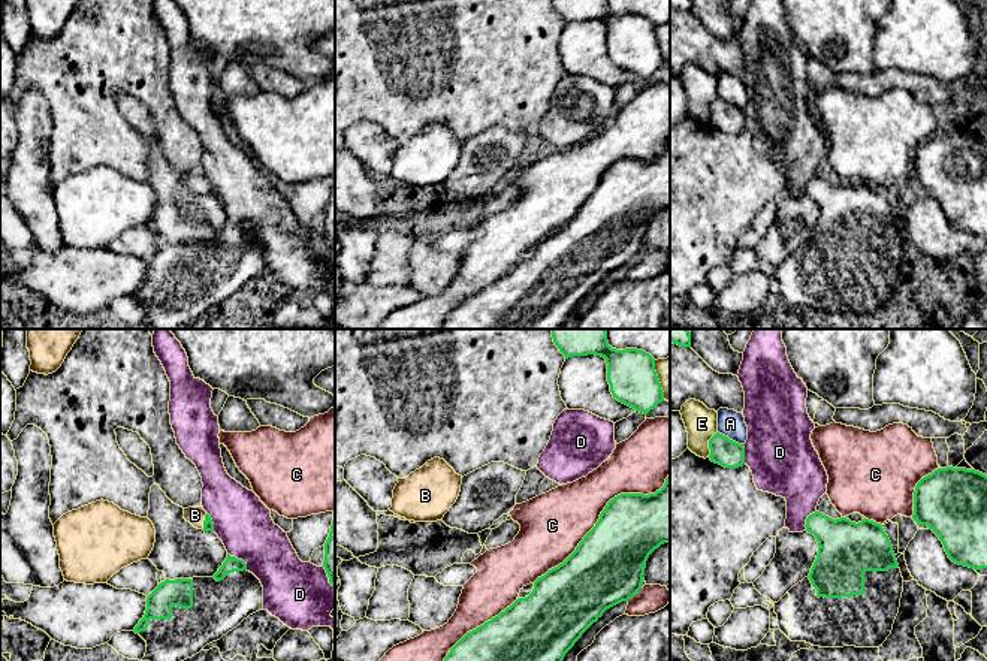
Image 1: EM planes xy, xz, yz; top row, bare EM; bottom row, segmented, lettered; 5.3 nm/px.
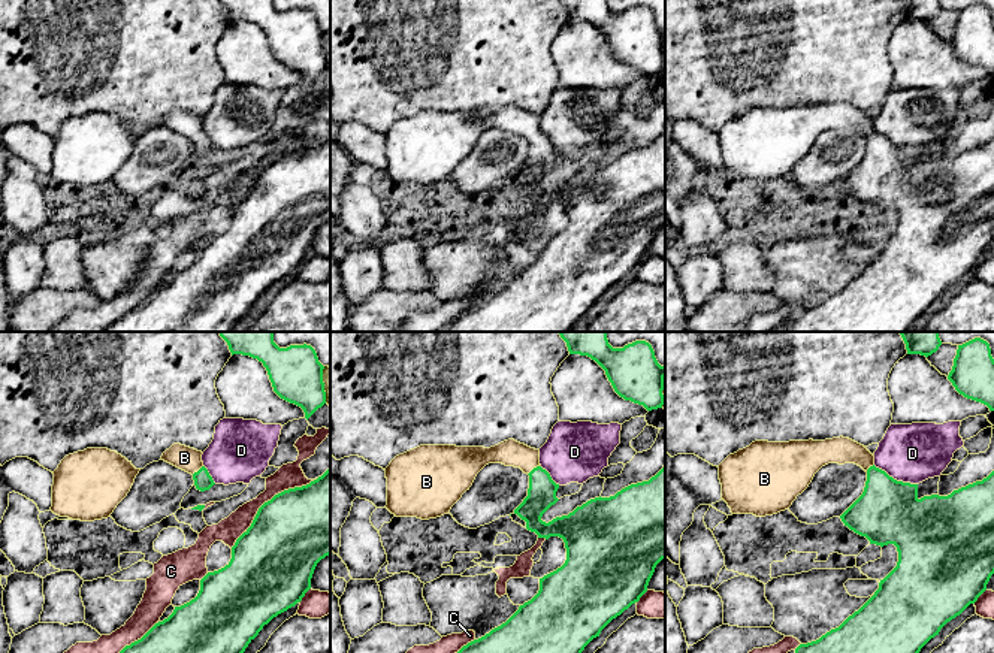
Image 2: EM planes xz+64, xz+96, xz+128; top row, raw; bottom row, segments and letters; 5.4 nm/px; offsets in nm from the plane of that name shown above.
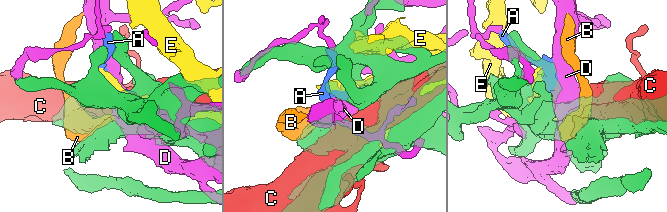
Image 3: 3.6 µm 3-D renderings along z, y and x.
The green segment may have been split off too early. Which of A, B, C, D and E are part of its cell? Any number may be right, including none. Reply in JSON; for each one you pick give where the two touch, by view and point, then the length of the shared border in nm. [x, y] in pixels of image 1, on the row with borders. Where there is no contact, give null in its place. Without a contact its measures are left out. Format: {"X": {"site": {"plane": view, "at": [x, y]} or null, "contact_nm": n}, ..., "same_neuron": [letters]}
{"B": {"site": {"plane": "xy", "at": [204, 521]}, "contact_nm": 90}, "same_neuron": ["B"]}

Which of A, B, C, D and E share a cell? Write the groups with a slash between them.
A / B / C / D / E

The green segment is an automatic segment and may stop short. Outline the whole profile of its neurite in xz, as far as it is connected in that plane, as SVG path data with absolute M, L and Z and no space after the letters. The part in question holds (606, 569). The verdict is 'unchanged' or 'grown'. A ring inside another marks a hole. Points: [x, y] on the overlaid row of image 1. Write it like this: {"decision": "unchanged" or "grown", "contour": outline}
{"decision": "unchanged", "contour": "M670 474L655 494L621 494L610 499L595 526L562 564L538 577L528 597L517 598L498 616L467 633L444 661L562 661L582 634L607 609L639 594L645 580L646 561L664 543L670 543Z"}

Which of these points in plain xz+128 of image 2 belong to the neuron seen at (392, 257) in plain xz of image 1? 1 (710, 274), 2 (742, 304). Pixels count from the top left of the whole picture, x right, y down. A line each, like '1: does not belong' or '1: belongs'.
1: does not belong
2: does not belong

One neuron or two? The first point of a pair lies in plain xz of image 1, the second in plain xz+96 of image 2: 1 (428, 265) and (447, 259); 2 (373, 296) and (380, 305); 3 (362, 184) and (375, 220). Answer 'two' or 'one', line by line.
1: one
2: one
3: one

